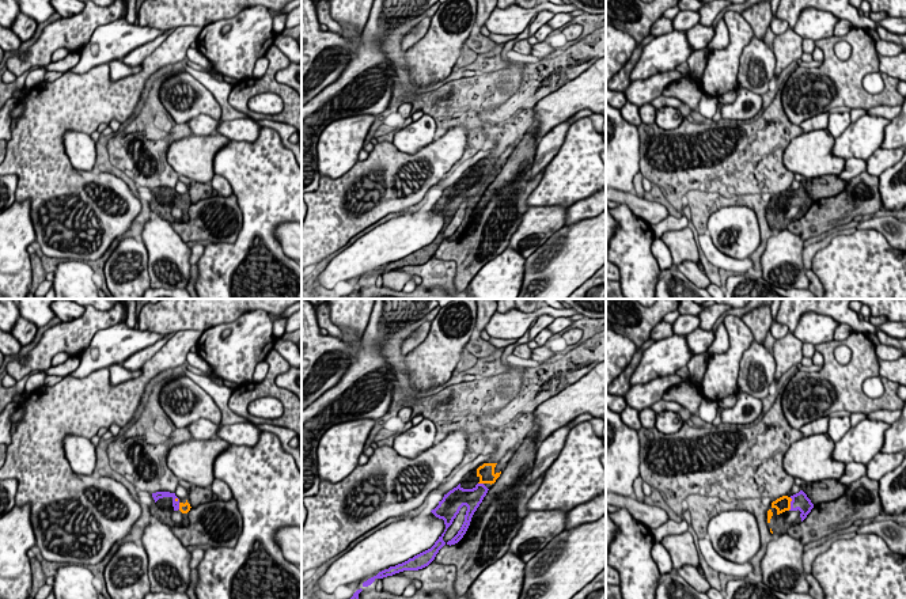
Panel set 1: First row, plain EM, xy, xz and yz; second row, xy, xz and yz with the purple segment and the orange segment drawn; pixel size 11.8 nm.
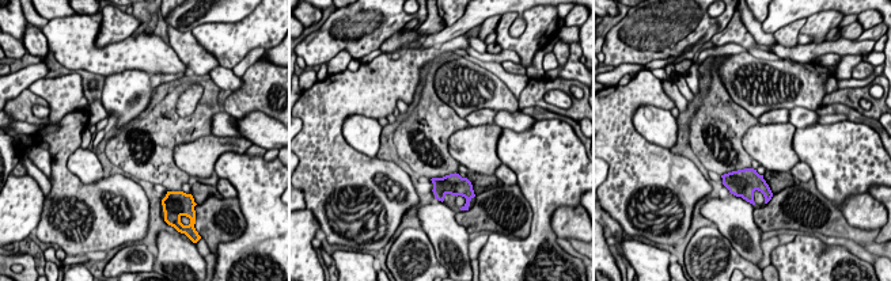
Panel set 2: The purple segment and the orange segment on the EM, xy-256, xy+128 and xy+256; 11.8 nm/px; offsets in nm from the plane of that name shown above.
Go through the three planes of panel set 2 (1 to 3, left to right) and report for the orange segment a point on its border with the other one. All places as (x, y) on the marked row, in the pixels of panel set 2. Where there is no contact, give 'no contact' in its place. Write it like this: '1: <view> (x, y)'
1: no contact
2: no contact
3: no contact

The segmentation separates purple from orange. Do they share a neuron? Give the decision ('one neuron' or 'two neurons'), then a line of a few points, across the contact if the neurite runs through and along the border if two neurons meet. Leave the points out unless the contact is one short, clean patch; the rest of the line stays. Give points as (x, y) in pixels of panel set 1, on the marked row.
one neuron; line yz (800, 501), (791, 504), (781, 504)

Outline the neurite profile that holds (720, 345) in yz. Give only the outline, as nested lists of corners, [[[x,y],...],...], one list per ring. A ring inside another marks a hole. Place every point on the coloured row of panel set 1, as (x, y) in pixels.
[[[720,323],[714,331],[714,341],[708,349],[708,355],[721,355],[725,353],[729,348],[729,337],[724,323]]]

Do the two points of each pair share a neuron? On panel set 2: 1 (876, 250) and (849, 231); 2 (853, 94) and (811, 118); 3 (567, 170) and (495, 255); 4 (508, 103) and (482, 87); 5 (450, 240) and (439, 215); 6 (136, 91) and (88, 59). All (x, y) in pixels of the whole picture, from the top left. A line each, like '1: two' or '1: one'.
1: one
2: two
3: one
4: one
5: one
6: two

